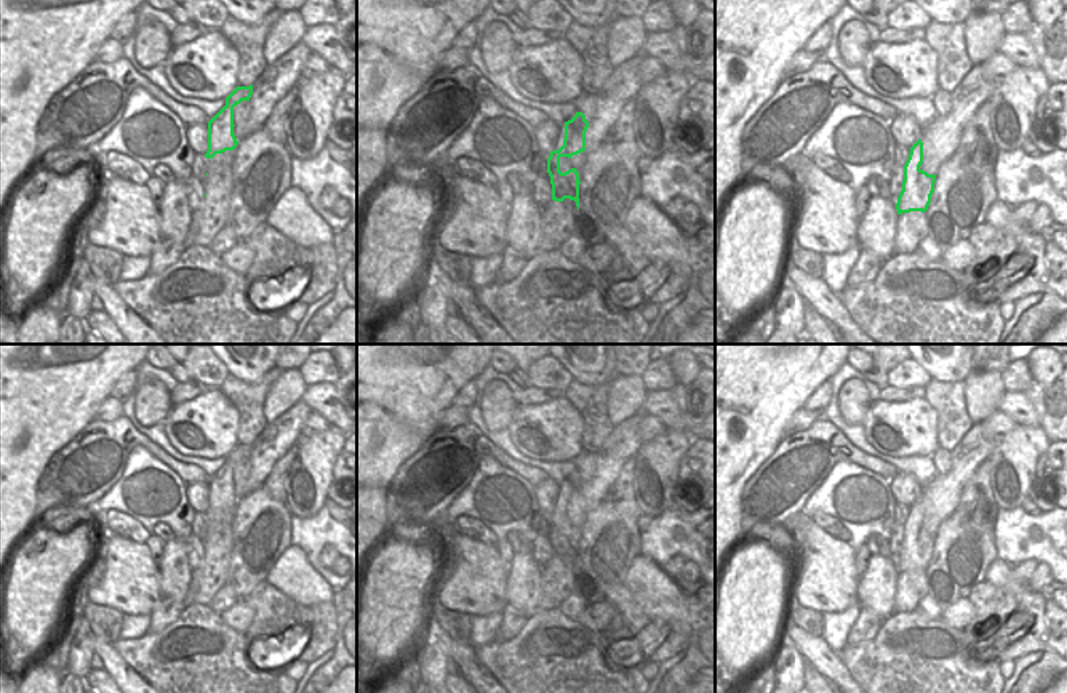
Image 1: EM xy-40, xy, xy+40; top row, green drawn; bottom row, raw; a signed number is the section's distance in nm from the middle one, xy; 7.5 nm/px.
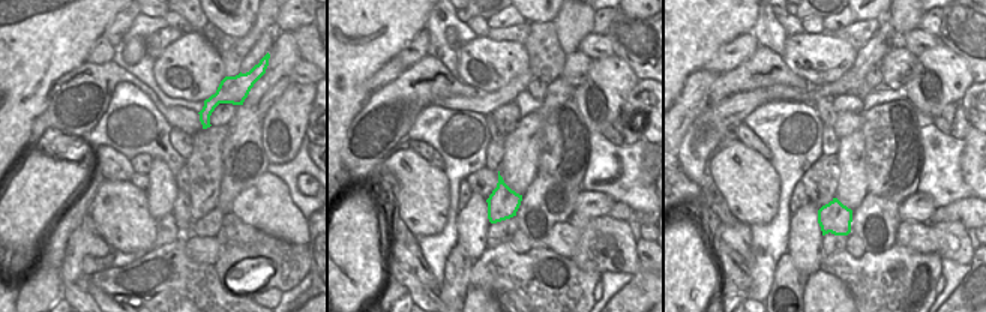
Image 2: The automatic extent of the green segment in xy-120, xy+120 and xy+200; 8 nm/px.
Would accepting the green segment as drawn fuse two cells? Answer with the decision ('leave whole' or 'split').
leave whole

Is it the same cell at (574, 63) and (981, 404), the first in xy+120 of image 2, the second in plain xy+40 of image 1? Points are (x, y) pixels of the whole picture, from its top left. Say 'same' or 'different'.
different

